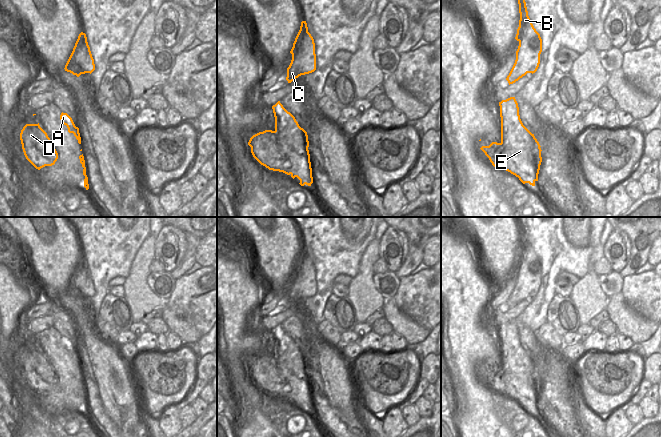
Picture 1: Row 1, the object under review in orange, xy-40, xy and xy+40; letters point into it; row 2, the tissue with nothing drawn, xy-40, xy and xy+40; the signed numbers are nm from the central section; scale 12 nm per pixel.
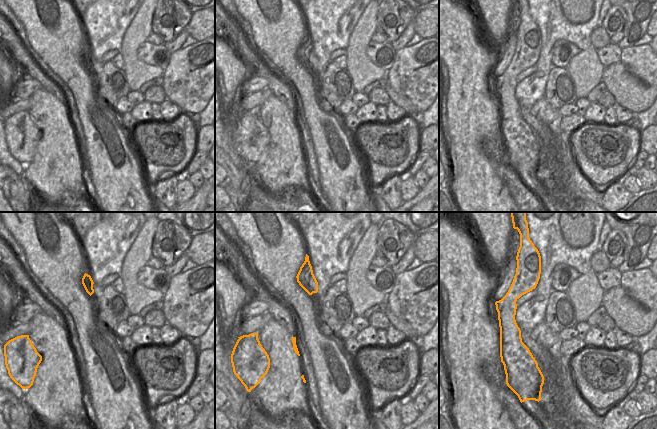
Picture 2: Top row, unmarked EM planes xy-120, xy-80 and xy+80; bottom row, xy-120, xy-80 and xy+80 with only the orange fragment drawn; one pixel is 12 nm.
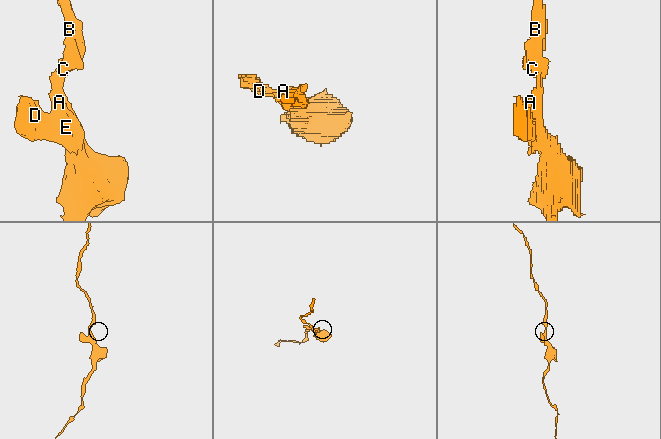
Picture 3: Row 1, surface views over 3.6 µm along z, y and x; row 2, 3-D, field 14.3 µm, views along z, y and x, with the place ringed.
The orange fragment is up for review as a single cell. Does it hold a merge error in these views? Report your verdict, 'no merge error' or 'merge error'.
merge error

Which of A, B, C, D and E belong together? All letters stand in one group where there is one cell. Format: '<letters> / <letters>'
A B C E / D

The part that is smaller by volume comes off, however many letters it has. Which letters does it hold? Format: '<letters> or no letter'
D

